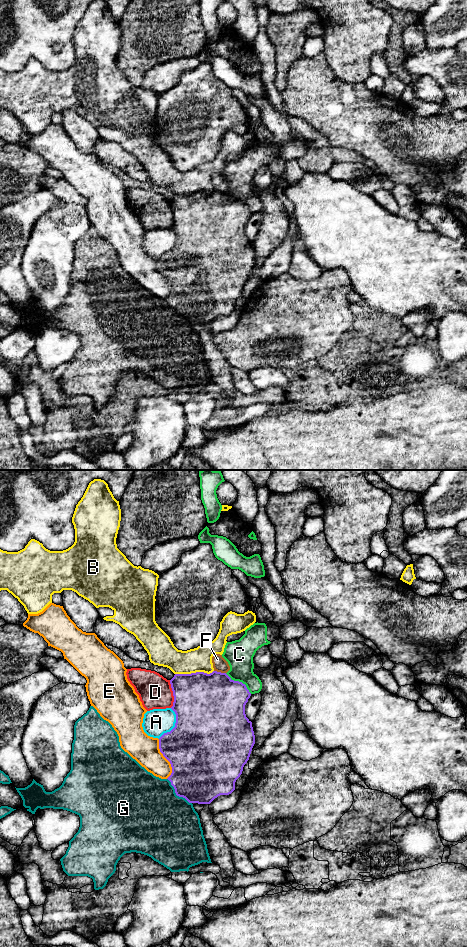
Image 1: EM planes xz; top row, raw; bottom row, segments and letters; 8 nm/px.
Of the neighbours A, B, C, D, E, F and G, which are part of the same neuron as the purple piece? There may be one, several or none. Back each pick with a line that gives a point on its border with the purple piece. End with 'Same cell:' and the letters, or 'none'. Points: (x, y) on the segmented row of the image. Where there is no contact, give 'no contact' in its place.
Same cell: none

